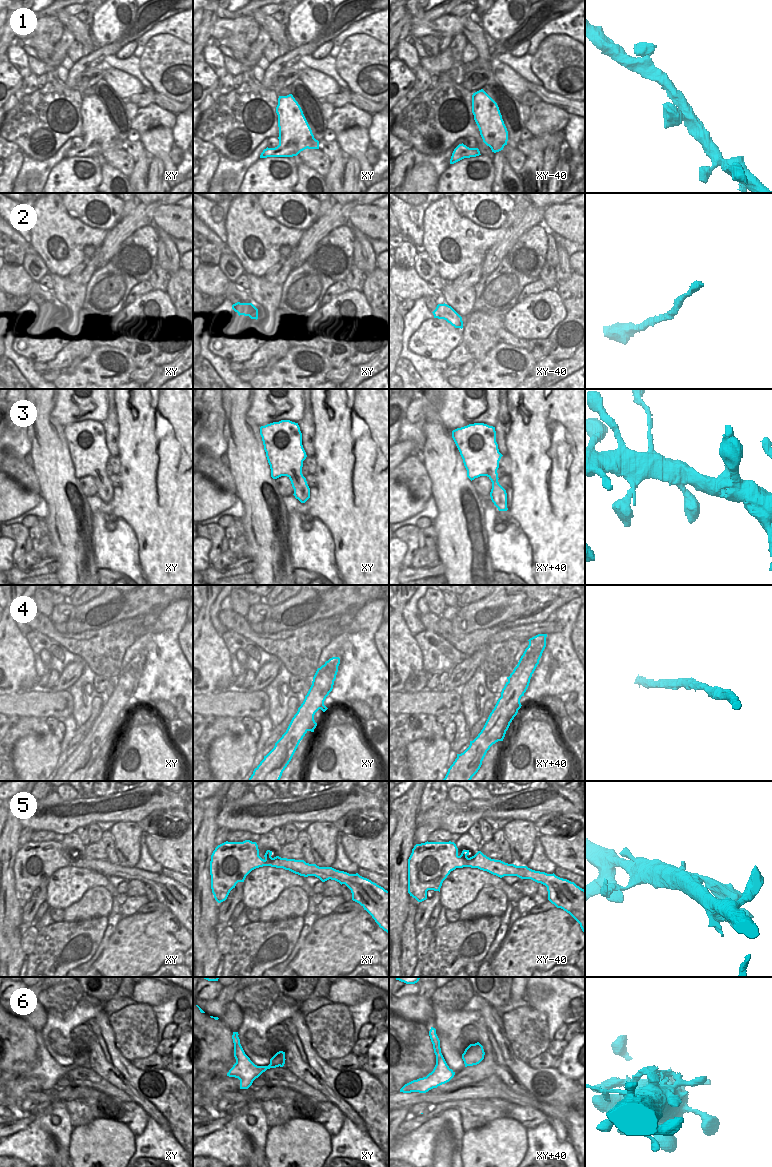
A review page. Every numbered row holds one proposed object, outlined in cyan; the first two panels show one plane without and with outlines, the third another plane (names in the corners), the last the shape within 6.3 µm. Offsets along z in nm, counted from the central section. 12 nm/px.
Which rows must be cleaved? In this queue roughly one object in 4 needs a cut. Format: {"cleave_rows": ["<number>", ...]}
{"cleave_rows": []}

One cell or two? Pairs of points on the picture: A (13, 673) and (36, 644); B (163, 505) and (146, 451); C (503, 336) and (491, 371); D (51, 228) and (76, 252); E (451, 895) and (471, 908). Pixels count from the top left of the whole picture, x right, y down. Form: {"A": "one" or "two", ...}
{"A": "two", "B": "one", "C": "two", "D": "one", "E": "two"}

